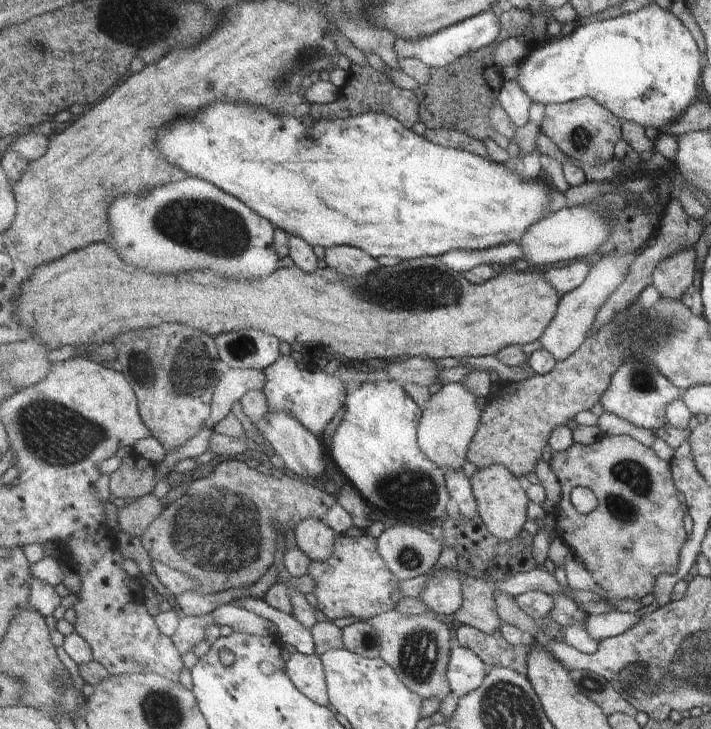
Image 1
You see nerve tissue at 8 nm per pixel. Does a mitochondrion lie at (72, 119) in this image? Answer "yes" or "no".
no

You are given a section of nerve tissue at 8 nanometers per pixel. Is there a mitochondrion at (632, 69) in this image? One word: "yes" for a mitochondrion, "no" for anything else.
no

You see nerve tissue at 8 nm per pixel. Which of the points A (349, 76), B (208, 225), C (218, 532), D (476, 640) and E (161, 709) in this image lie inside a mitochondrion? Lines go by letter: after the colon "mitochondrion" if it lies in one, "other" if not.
A: other
B: mitochondrion
C: mitochondrion
D: other
E: mitochondrion

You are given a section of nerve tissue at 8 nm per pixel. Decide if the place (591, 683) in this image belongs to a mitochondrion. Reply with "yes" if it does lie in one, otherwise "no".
yes

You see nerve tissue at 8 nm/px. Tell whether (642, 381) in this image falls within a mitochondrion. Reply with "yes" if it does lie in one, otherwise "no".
yes

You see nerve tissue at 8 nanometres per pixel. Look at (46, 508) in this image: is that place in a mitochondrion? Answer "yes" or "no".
no

